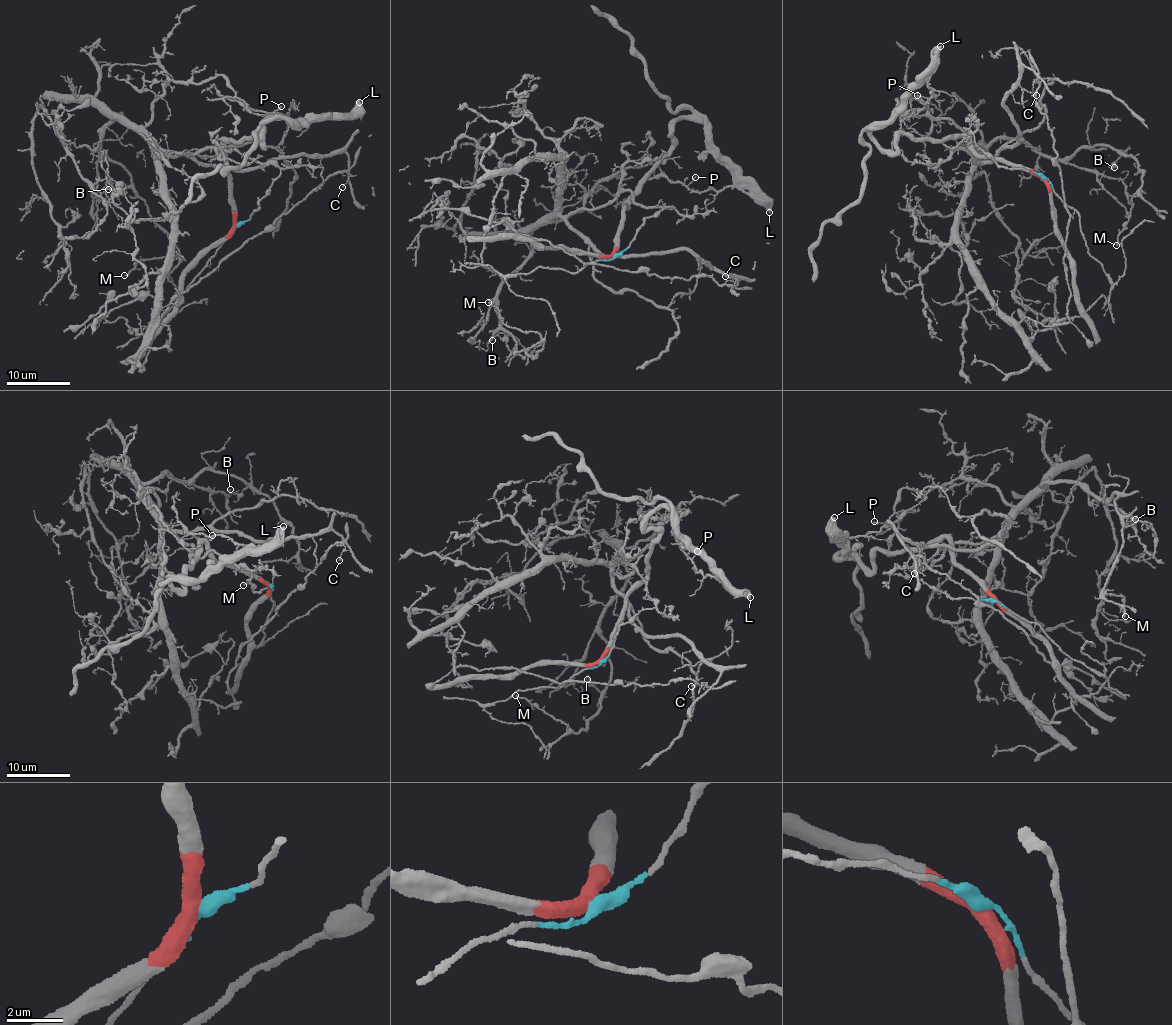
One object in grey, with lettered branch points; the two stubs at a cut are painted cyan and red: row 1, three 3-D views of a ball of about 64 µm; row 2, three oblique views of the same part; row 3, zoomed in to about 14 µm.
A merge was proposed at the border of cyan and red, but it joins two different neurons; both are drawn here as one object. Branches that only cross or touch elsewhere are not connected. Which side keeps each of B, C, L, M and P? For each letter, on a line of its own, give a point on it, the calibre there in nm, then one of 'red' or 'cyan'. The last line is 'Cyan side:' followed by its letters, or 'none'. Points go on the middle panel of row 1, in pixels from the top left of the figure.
B: place (492, 340); calibre 70 nm; cyan
C: place (725, 276); calibre 120 nm; red
L: place (769, 212); calibre 480 nm; red
M: place (488, 302); calibre 170 nm; cyan
P: place (695, 177); calibre 140 nm; red
Cyan side: B, M

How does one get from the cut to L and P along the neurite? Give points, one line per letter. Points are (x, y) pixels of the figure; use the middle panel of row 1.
L: (613, 256), (621, 212), (672, 147), (670, 125), (682, 117), (695, 117), (709, 129), (728, 165), (769, 212)
P: (613, 256), (621, 212), (682, 117), (709, 129), (734, 184), (699, 192), (687, 186), (695, 177)

